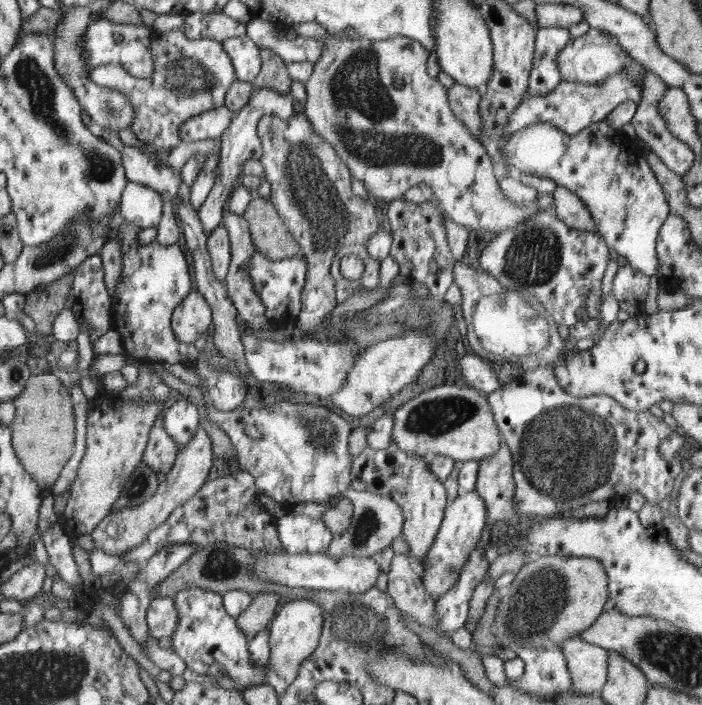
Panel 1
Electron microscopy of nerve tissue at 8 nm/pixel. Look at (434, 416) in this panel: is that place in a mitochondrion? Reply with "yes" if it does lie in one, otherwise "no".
yes

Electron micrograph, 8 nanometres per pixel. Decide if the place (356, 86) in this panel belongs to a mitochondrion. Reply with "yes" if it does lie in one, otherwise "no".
yes

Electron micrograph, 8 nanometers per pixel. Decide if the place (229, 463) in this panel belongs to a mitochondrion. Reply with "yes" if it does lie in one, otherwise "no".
no

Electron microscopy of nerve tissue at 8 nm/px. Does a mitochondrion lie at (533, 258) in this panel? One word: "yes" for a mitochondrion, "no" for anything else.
yes

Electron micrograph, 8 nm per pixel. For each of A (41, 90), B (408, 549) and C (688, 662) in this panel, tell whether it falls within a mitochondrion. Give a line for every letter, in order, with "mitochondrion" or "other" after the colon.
A: mitochondrion
B: other
C: mitochondrion

